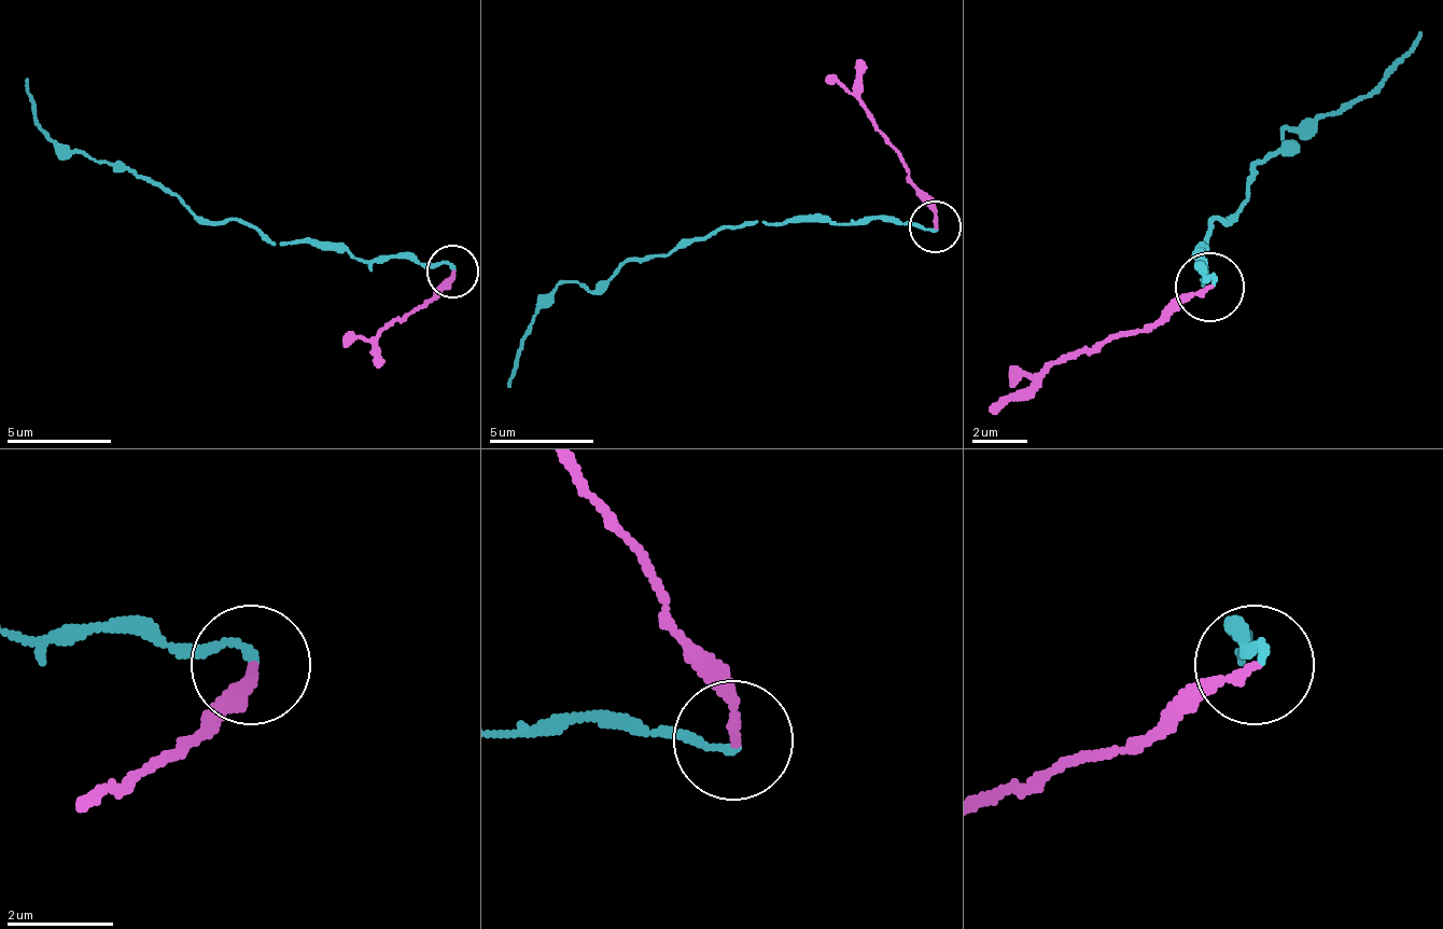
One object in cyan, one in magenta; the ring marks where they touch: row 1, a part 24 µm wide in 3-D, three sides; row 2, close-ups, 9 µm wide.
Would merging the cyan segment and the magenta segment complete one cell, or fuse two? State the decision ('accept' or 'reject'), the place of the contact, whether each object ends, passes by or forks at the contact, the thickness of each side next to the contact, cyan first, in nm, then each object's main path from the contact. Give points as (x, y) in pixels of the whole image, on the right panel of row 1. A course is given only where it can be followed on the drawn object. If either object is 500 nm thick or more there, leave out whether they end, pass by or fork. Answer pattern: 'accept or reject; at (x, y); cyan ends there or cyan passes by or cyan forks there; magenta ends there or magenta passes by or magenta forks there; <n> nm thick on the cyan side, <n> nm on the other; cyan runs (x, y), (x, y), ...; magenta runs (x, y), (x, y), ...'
reject; at (1209, 287); cyan ends there; magenta ends there; 120 nm thick on the cyan side, 180 nm on the other; cyan runs (1212, 285), (1198, 271), (1218, 216), (1226, 223), (1252, 167), (1294, 140), (1280, 133), (1363, 98), (1418, 29); magenta runs (1212, 285), (1184, 292), (1149, 327), (1108, 333), (1039, 374), (991, 416)

